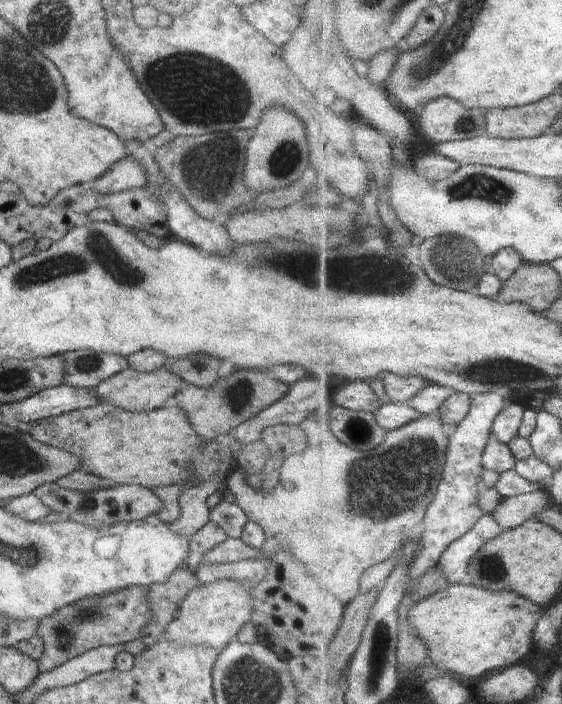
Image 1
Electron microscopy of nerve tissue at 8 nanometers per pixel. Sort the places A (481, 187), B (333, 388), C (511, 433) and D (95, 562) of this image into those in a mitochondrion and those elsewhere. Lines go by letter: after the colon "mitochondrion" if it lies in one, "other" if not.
A: mitochondrion
B: other
C: other
D: other

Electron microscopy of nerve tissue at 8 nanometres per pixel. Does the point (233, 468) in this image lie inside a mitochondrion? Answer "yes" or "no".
no

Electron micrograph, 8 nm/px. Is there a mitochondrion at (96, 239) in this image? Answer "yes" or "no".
yes

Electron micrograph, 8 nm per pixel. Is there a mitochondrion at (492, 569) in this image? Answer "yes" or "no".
yes

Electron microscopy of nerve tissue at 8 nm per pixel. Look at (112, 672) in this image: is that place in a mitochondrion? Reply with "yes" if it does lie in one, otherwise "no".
no

